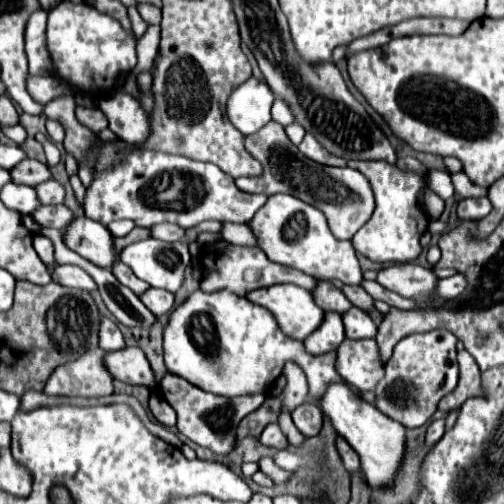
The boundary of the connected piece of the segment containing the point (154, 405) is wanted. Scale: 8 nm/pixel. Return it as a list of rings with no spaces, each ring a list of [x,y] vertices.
[[[158,394],[150,396],[150,412],[154,414],[154,418],[160,424],[164,424],[164,426],[176,426],[176,412],[174,412],[174,408],[166,400],[158,398]]]

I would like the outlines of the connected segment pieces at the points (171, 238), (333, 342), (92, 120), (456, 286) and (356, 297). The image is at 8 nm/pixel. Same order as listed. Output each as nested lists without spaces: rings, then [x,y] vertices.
[[[176,224],[152,226],[152,234],[156,234],[156,238],[164,240],[164,242],[186,242],[186,244],[190,244],[190,240],[186,240],[186,230],[176,226]]]
[[[326,314],[324,326],[320,326],[320,330],[316,330],[316,334],[310,334],[304,340],[304,348],[308,354],[318,356],[318,354],[338,350],[338,346],[344,340],[346,340],[346,332],[344,332],[344,324],[342,324],[342,316],[340,314]]]
[[[76,108],[76,118],[96,134],[108,128],[108,122],[104,120],[104,114],[100,108]]]
[[[454,274],[454,276],[450,276],[450,278],[438,280],[434,294],[440,296],[440,298],[456,298],[458,294],[462,294],[464,286],[466,286],[464,276],[462,276],[462,274]]]
[[[346,284],[344,288],[342,288],[342,292],[344,292],[344,296],[354,304],[354,306],[358,306],[358,308],[362,308],[362,310],[370,310],[372,308],[372,296],[368,296],[366,294],[366,290],[362,288],[362,286],[350,286],[350,284]]]

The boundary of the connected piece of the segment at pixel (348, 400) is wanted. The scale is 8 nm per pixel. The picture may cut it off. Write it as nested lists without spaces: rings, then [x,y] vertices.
[[[332,382],[328,384],[326,392],[320,396],[320,408],[324,416],[330,418],[334,430],[338,436],[342,436],[360,456],[362,462],[362,472],[372,486],[390,486],[396,472],[398,464],[404,454],[404,438],[406,438],[406,428],[392,420],[390,416],[382,414],[376,406],[368,404],[360,396],[356,396],[350,386],[342,382]]]

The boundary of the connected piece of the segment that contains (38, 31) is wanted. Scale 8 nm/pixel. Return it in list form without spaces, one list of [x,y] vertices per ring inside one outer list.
[[[38,8],[32,12],[26,24],[26,56],[30,60],[32,74],[50,74],[50,58],[46,52],[46,18],[48,12]]]

